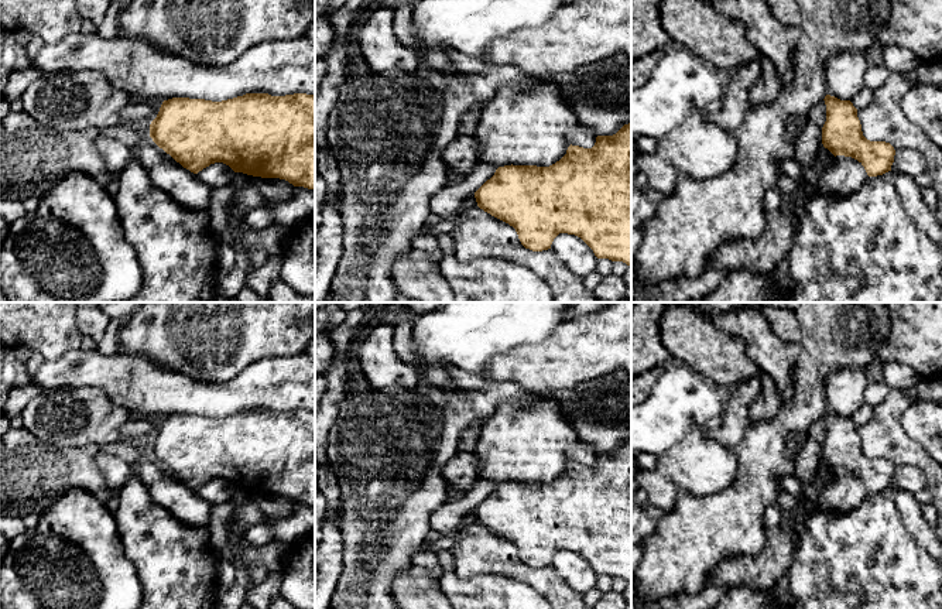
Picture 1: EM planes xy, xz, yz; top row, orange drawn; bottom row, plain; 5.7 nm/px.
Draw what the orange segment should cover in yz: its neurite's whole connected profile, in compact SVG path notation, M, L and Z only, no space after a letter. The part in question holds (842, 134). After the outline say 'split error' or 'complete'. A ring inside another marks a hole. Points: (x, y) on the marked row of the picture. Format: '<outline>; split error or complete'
M825 96L826 122L822 127L822 144L835 157L857 160L869 177L891 171L895 150L886 141L870 141L863 136L857 109L850 100Z; complete

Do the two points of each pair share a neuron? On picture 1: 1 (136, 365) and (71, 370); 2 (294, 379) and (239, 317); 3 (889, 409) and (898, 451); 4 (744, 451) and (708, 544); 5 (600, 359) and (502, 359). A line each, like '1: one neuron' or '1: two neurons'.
1: one neuron
2: two neurons
3: one neuron
4: one neuron
5: one neuron

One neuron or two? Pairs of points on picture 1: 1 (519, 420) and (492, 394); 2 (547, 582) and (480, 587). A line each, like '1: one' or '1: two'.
1: two
2: two

